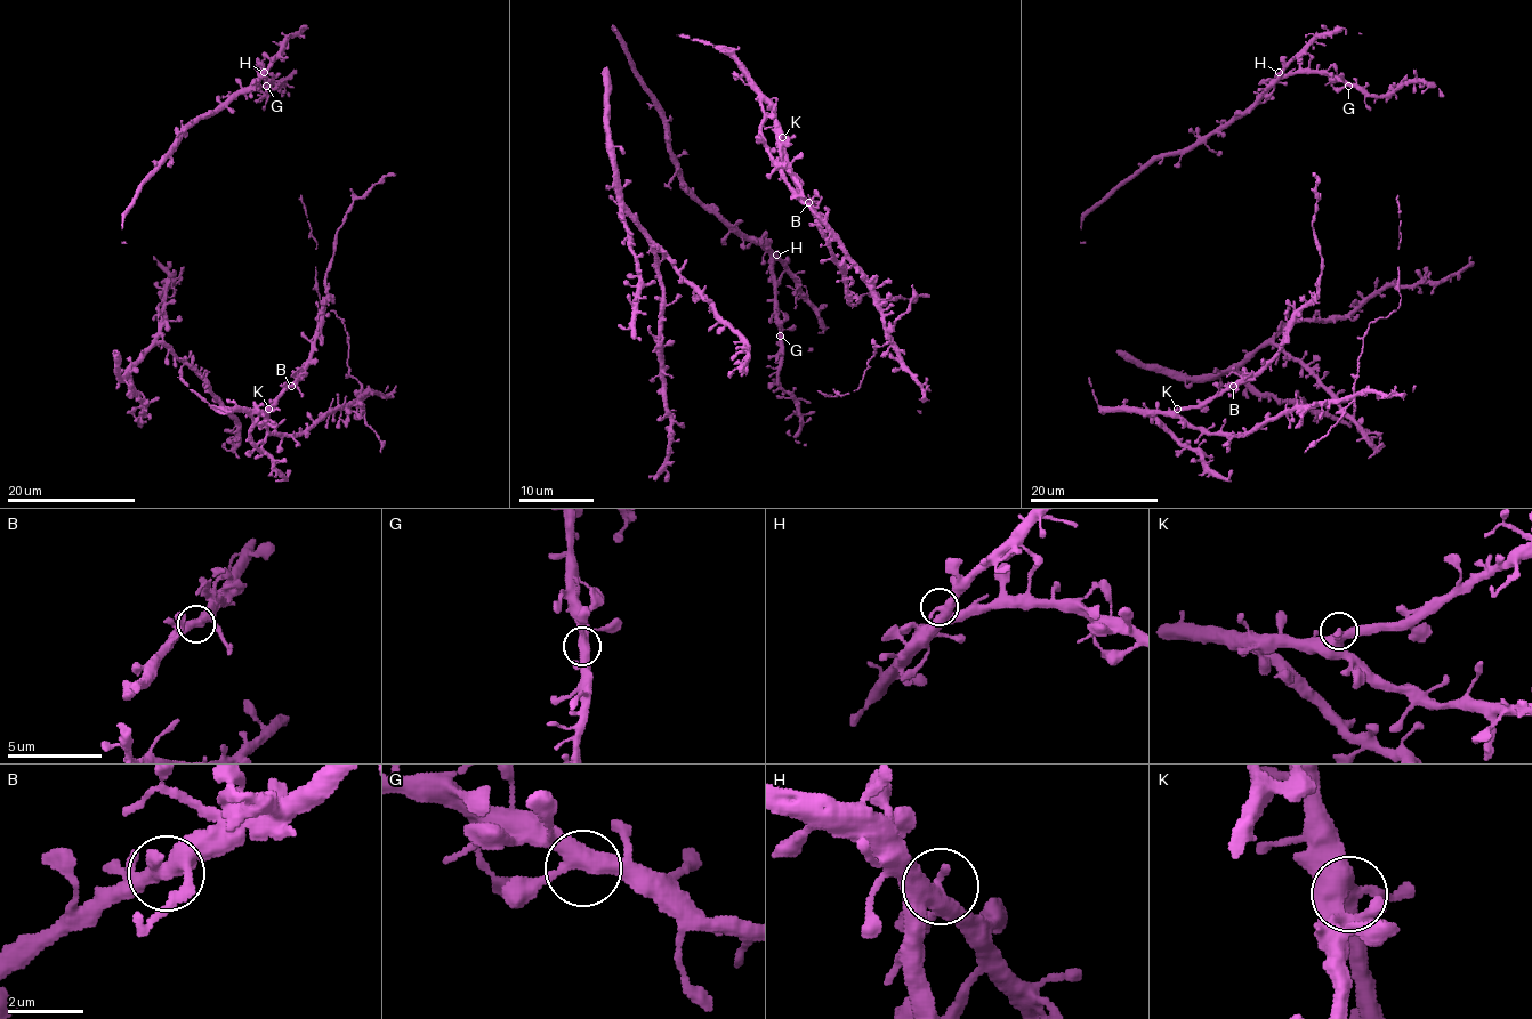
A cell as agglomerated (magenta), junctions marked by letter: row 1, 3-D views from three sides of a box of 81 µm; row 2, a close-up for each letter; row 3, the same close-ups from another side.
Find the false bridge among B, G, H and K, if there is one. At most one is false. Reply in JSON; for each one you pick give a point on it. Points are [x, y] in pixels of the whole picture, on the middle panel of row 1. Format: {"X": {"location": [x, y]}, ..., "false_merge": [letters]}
{"false_merge": []}

